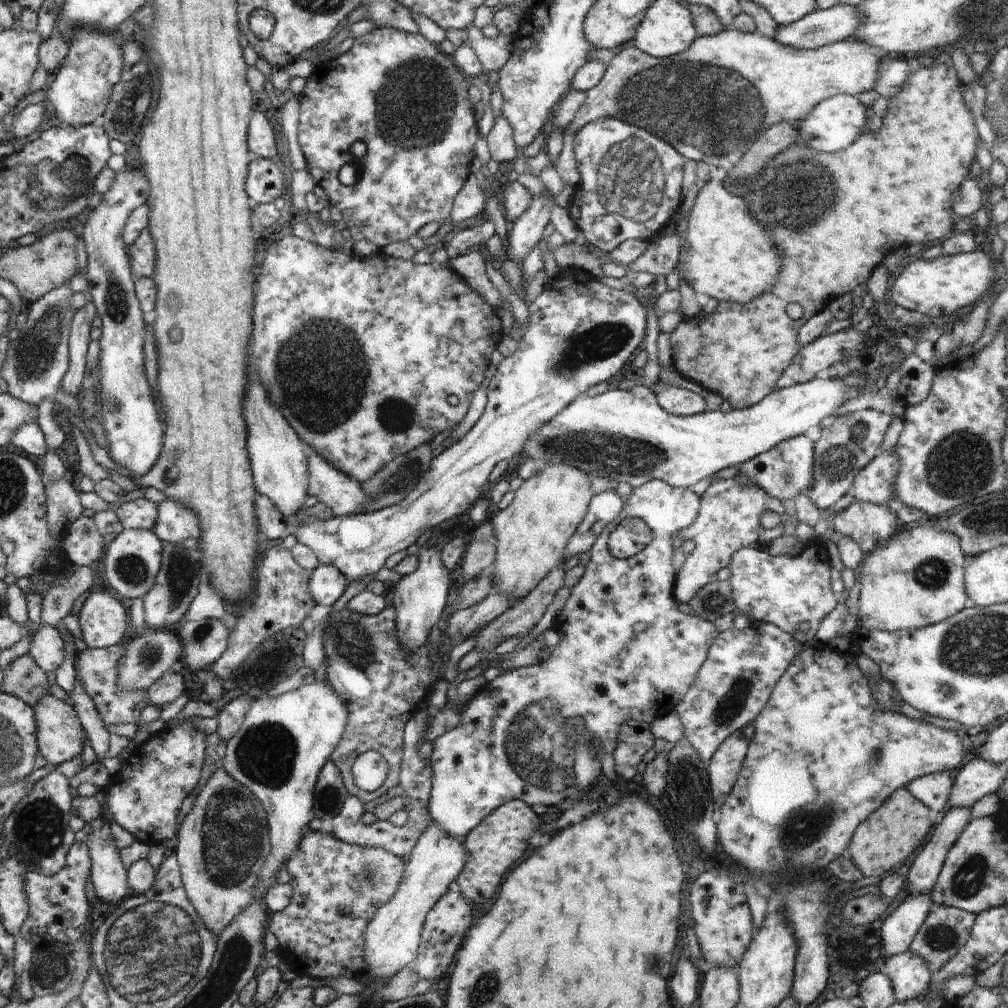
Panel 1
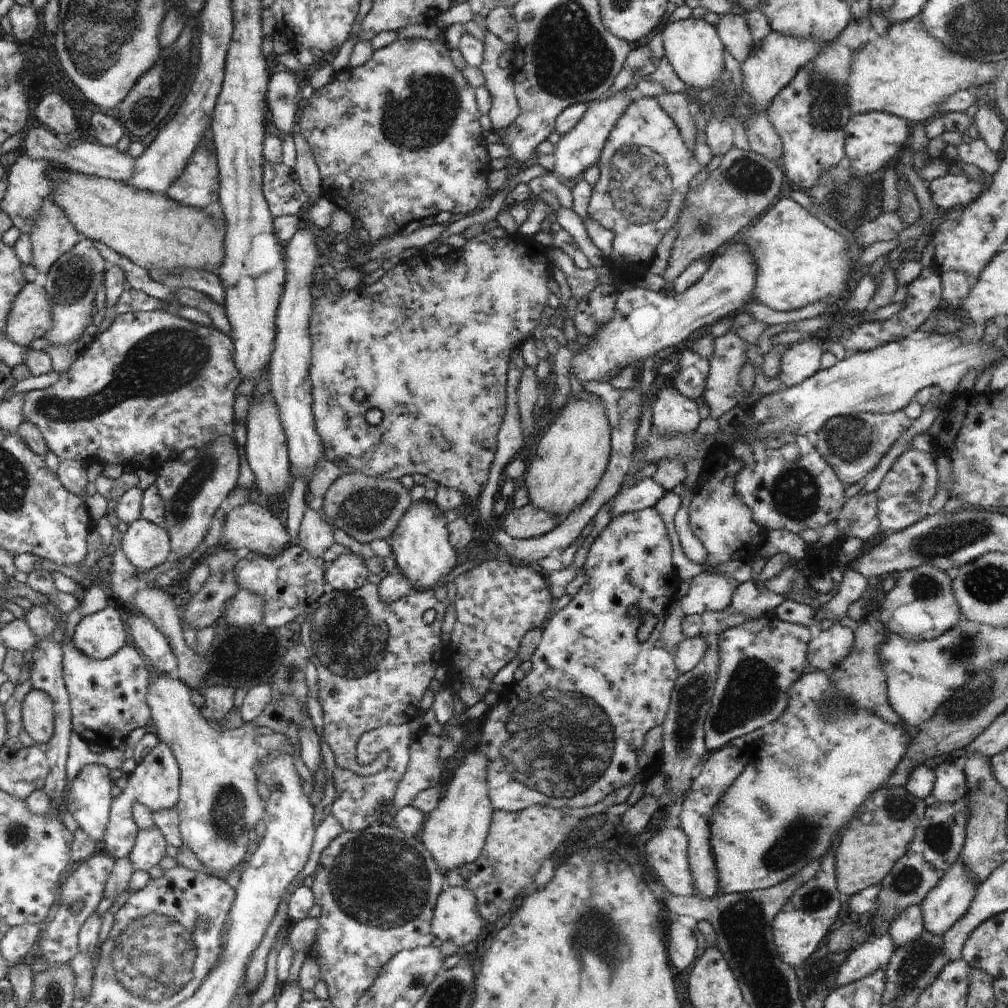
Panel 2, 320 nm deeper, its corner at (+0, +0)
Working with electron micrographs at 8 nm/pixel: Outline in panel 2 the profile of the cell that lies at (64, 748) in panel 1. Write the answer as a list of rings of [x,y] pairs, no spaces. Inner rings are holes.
[[[30,690],[22,702],[22,722],[38,746],[46,745],[54,736],[54,720],[52,698],[46,692]]]

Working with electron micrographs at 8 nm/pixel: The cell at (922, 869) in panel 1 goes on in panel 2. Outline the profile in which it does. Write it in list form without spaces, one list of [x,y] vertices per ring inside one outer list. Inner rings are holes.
[[[920,906],[903,907],[900,914],[884,930],[892,938],[896,949],[906,946],[910,940],[917,940],[924,930],[922,908]]]

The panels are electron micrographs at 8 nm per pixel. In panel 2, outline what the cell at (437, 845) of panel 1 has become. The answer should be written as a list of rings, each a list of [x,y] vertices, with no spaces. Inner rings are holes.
[[[478,747],[467,752],[464,762],[454,772],[452,782],[448,784],[446,794],[441,798],[436,810],[432,810],[422,826],[418,838],[432,860],[438,866],[438,872],[446,874],[458,870],[460,866],[469,865],[482,854],[486,838],[490,829],[491,817],[495,812],[488,800],[488,786],[486,786],[486,760],[478,752]]]

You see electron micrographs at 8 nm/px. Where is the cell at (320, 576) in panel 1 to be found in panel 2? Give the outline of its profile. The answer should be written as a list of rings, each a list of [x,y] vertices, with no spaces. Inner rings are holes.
[[[341,553],[333,562],[328,563],[324,580],[333,590],[342,592],[364,587],[369,575],[360,556]]]

